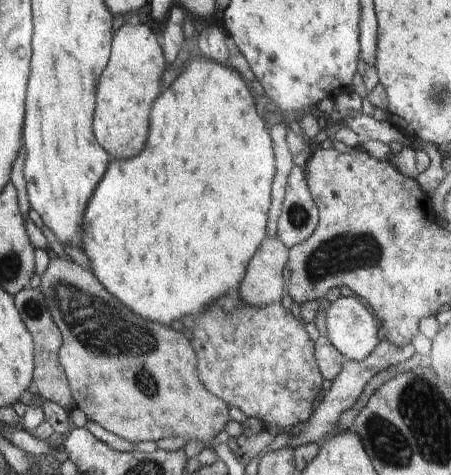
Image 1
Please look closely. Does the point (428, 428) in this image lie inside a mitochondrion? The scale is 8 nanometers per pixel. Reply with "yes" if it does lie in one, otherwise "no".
yes

